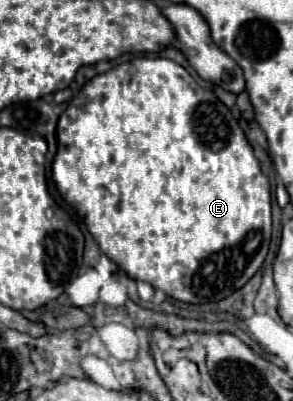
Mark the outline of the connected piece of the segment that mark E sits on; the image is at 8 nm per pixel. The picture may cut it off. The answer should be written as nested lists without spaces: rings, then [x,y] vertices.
[[[134,58],[120,66],[114,66],[106,74],[98,74],[84,84],[84,88],[68,102],[56,128],[58,152],[52,162],[52,180],[60,196],[76,210],[84,220],[88,232],[98,244],[100,252],[106,254],[114,264],[118,264],[132,280],[142,280],[162,290],[166,296],[188,302],[188,304],[208,304],[220,302],[232,292],[240,290],[262,266],[272,234],[272,198],[270,180],[262,174],[260,162],[256,160],[252,146],[248,144],[238,120],[210,90],[204,90],[196,80],[176,62],[166,58]]]

